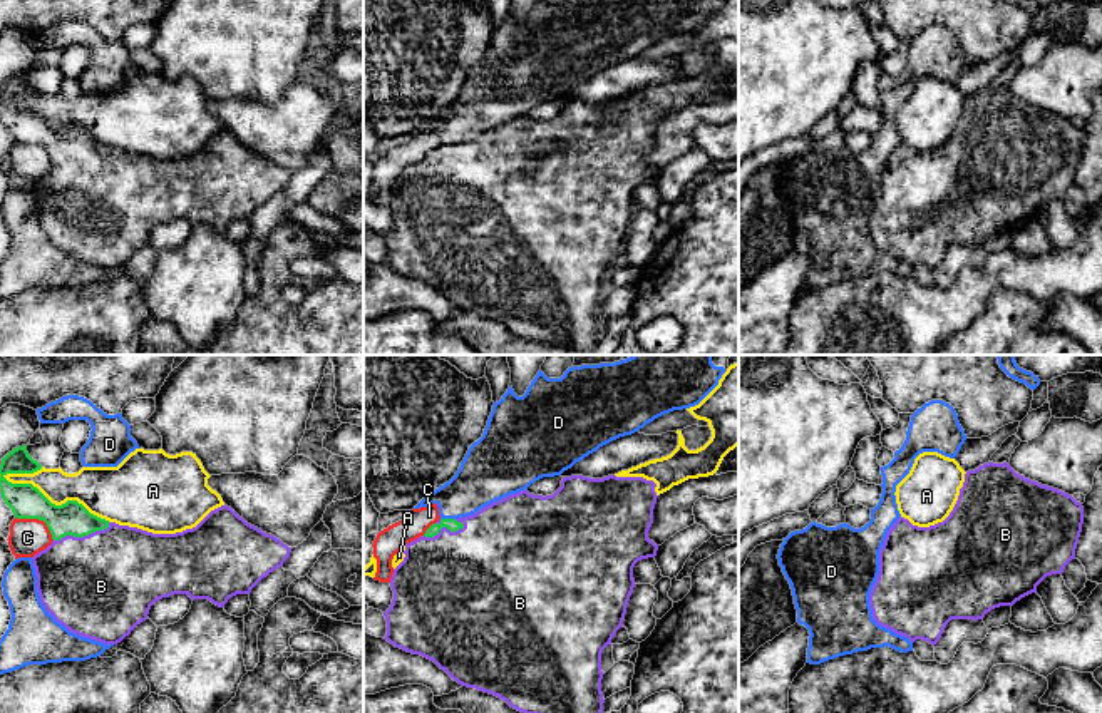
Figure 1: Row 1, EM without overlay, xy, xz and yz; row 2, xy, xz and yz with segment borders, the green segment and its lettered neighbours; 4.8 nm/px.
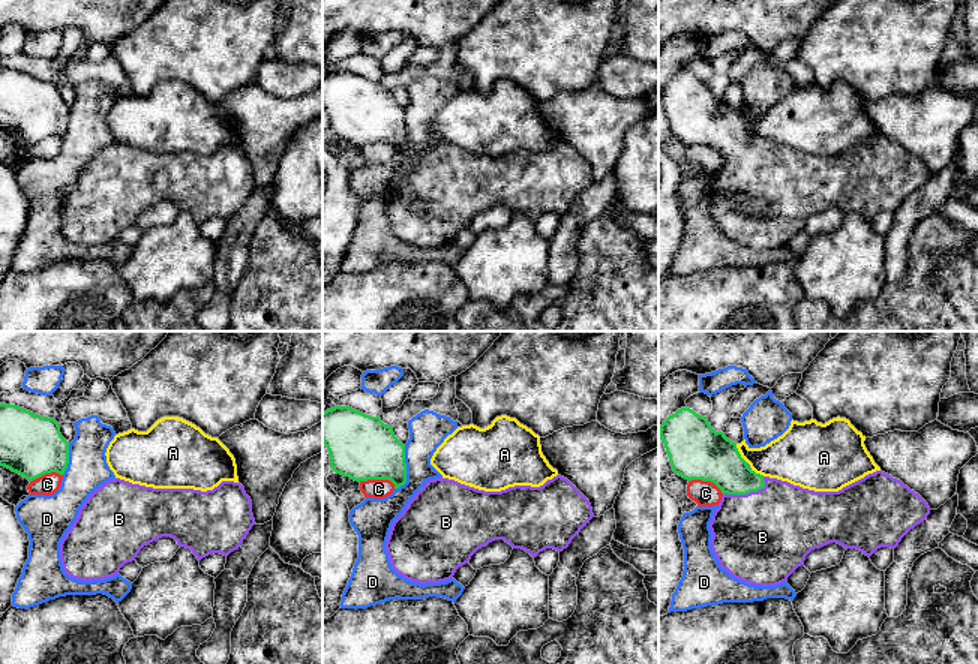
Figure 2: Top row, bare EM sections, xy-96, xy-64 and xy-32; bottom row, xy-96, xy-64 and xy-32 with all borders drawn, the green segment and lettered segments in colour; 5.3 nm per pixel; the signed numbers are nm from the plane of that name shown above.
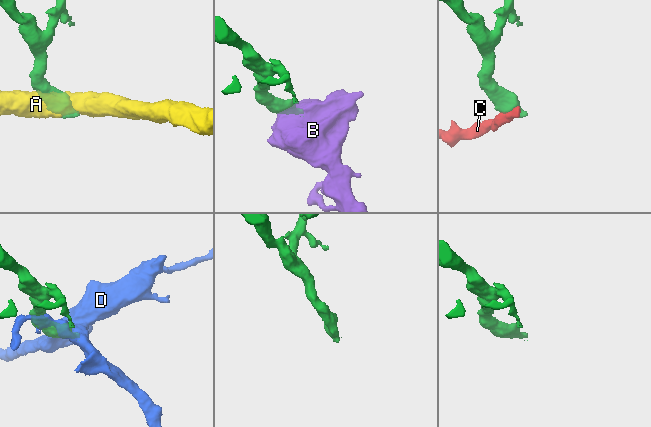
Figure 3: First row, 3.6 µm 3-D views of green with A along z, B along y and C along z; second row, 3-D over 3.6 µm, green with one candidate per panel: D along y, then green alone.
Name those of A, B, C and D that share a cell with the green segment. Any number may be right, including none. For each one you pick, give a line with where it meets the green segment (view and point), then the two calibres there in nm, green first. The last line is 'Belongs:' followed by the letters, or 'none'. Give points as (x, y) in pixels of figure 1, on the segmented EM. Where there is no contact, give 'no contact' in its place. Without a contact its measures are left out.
B: xy (82, 536) | 160/500 nm
Belongs: B

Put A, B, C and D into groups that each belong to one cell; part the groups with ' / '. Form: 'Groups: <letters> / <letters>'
Groups: A / B / C / D

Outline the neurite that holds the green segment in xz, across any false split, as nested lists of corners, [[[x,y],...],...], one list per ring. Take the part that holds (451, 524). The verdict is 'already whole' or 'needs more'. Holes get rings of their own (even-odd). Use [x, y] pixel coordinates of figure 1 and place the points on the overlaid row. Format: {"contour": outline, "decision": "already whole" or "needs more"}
{"contour": [[[583,475],[563,477],[561,487],[551,495],[534,495],[528,490],[511,494],[496,500],[472,516],[459,519],[439,519],[424,536],[405,544],[405,557],[394,569],[390,586],[394,599],[384,613],[387,621],[387,639],[395,648],[420,654],[434,661],[454,681],[462,686],[494,695],[521,713],[603,713],[601,693],[601,653],[611,644],[613,636],[623,626],[626,604],[635,587],[633,567],[638,561],[655,557],[658,546],[648,539],[657,504],[657,484],[643,477],[590,479]]], "decision": "needs more"}

